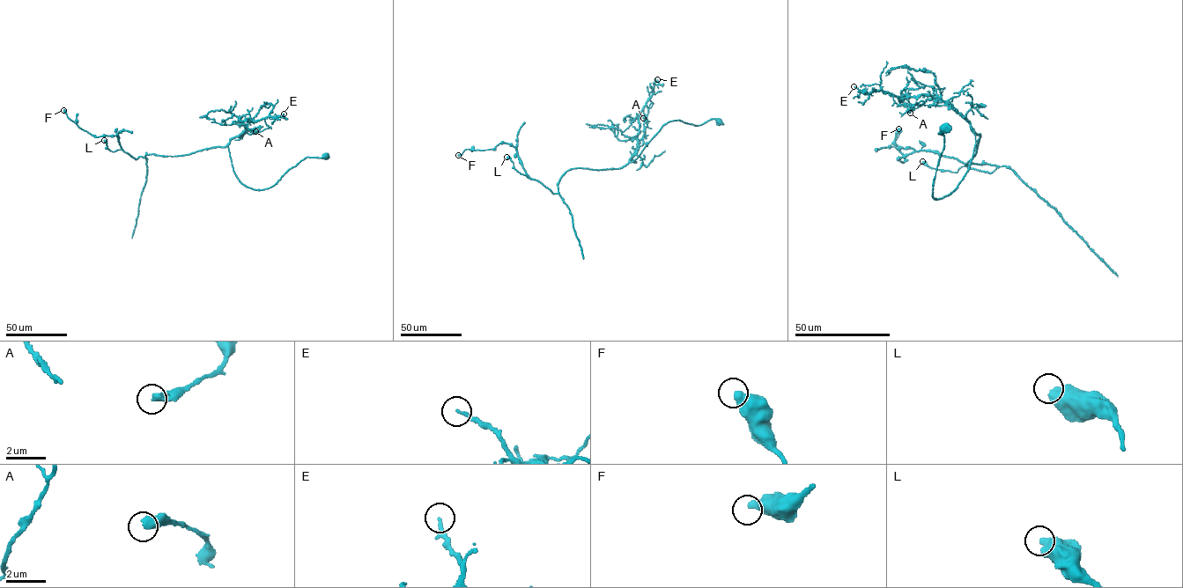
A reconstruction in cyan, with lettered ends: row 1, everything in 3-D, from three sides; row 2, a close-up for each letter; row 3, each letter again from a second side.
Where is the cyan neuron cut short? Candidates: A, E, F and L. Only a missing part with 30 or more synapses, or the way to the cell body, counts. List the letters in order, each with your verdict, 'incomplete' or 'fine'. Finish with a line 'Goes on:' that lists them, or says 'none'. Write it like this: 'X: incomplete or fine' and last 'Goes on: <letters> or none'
A: fine
E: fine
F: fine
L: fine
Goes on: none

